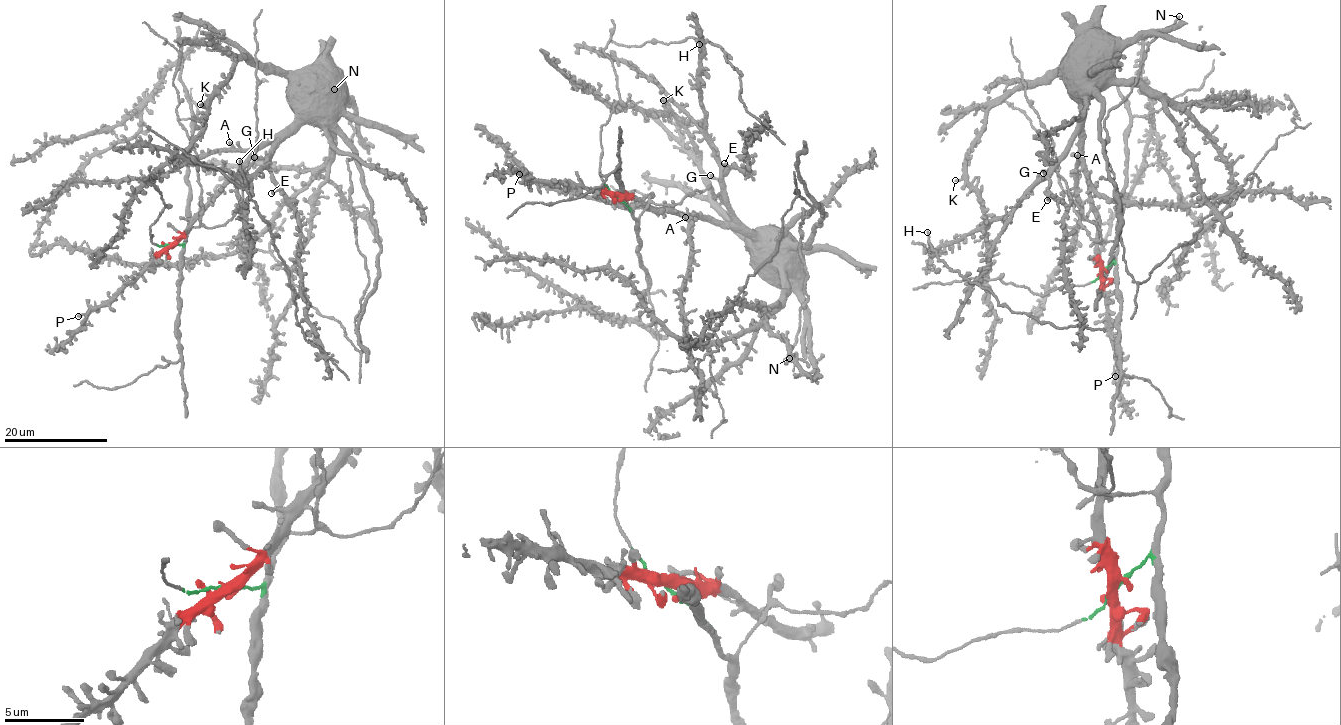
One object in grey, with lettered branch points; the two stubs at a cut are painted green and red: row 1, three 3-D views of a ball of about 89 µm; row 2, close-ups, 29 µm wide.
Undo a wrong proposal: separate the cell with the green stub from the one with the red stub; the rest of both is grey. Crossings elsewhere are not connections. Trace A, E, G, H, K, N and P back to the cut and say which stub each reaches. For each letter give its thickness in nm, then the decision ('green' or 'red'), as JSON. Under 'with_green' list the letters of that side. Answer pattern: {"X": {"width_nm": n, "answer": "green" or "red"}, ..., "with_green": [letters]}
{"A": {"width_nm": 300, "answer": "red"}, "E": {"width_nm": 240, "answer": "red"}, "G": {"width_nm": 420, "answer": "red"}, "H": {"width_nm": 220, "answer": "red"}, "K": {"width_nm": 200, "answer": "red"}, "N": {"width_nm": 200, "answer": "red"}, "P": {"width_nm": 240, "answer": "red"}, "with_green": []}

